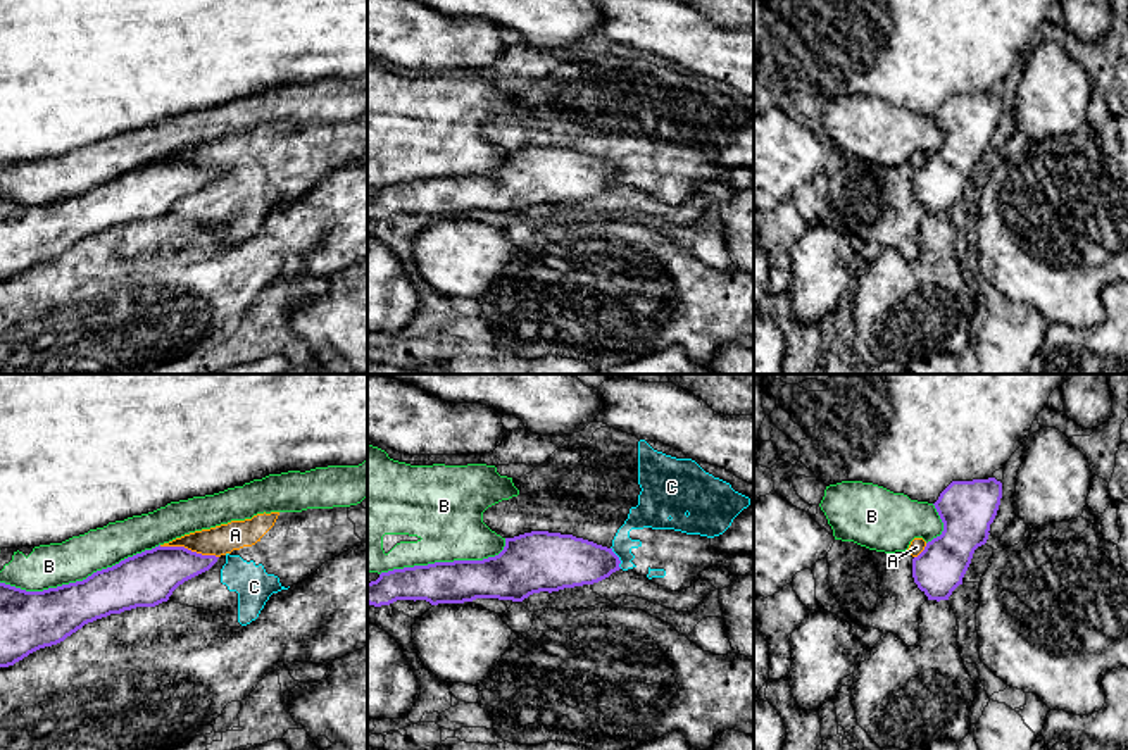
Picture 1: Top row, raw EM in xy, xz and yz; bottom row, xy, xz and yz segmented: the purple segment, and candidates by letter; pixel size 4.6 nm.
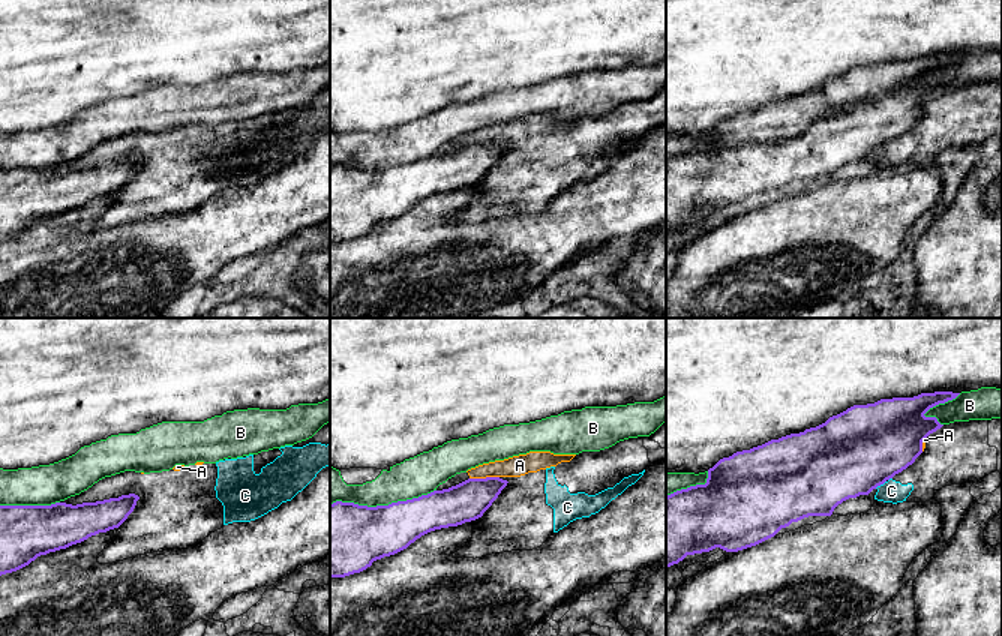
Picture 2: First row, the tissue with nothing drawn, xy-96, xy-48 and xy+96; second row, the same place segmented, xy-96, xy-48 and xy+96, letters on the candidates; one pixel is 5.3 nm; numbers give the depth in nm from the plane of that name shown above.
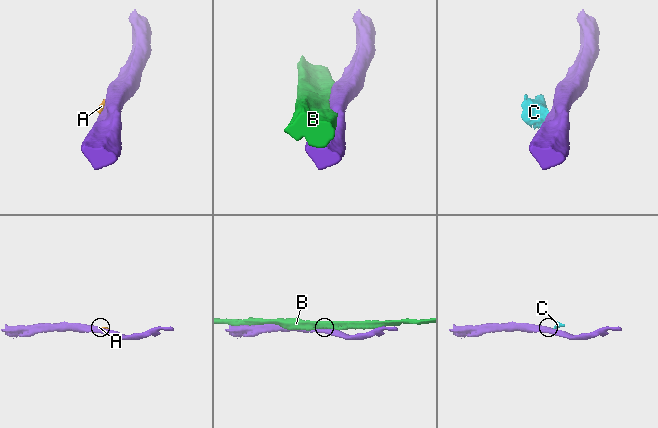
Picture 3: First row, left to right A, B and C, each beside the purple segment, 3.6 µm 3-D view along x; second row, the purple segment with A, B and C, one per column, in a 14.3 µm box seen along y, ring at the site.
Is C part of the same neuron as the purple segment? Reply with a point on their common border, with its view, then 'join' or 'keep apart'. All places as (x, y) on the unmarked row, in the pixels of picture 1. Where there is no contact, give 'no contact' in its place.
meets purple in xz at (618, 171); keep apart

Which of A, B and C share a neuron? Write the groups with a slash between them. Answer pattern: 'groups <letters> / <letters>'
groups A C / B

